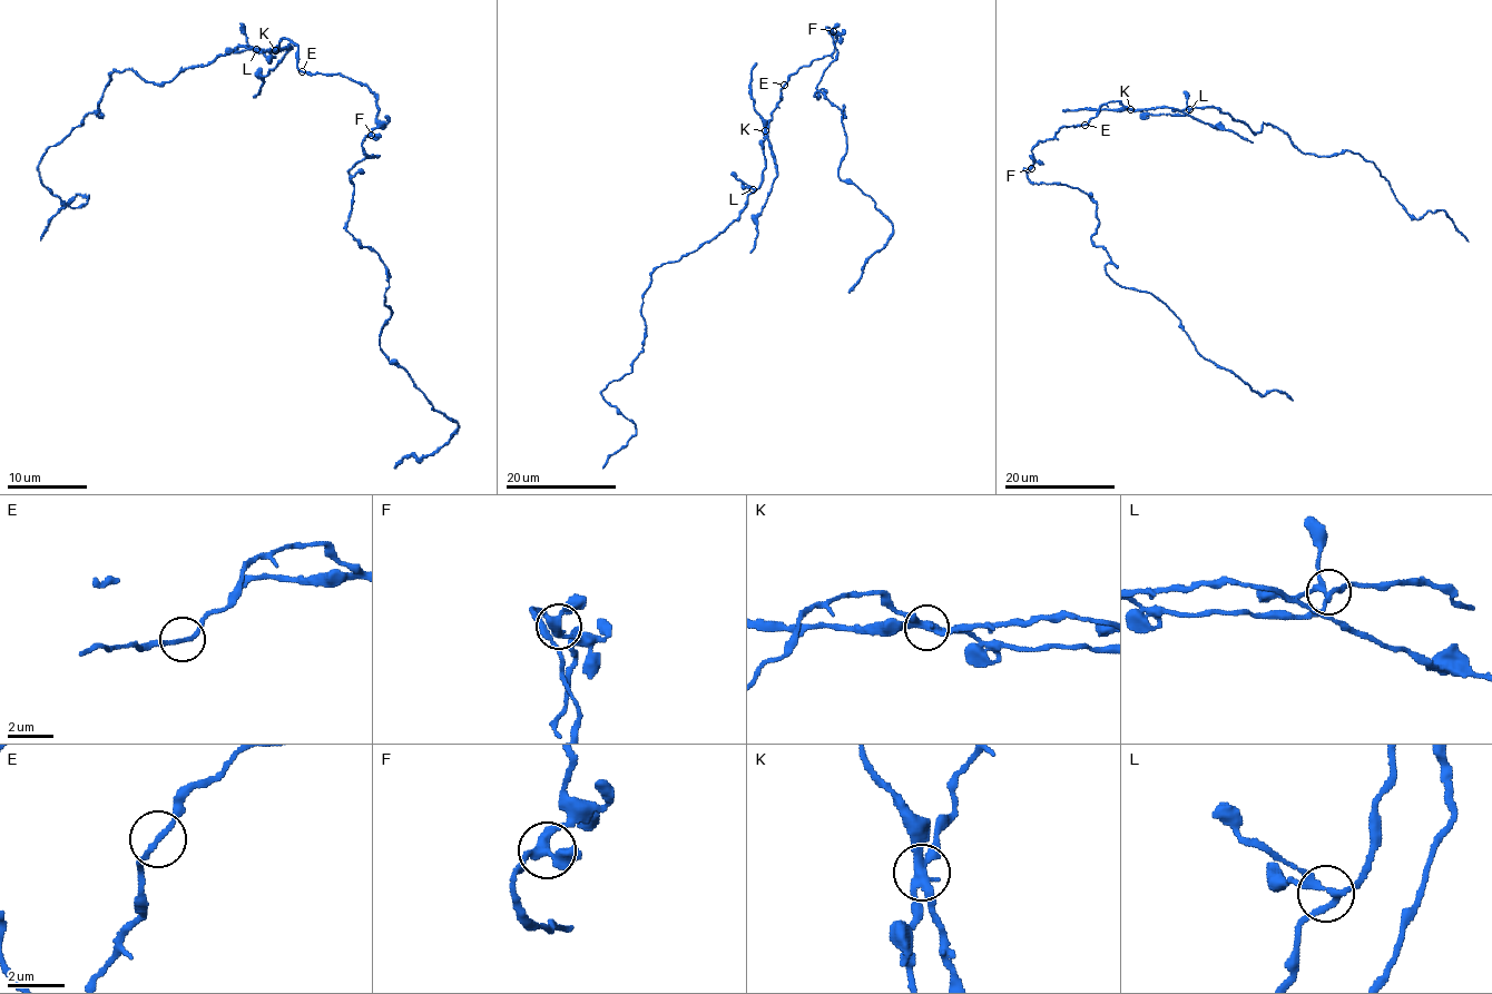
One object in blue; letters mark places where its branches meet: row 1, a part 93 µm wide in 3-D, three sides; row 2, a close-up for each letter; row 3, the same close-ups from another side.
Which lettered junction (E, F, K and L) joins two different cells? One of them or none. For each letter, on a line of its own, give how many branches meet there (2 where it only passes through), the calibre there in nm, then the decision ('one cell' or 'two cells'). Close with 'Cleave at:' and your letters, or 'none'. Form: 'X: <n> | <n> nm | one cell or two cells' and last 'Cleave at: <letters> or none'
E: 2 | 170 nm | one cell
F: 3 | 280 nm | one cell
K: 3 | 300 nm | two cells
L: 4 | 240 nm | one cell
Cleave at: K

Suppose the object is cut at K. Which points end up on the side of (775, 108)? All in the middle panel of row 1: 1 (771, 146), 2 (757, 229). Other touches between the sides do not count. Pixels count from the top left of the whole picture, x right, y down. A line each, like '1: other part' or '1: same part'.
1: other part
2: other part

